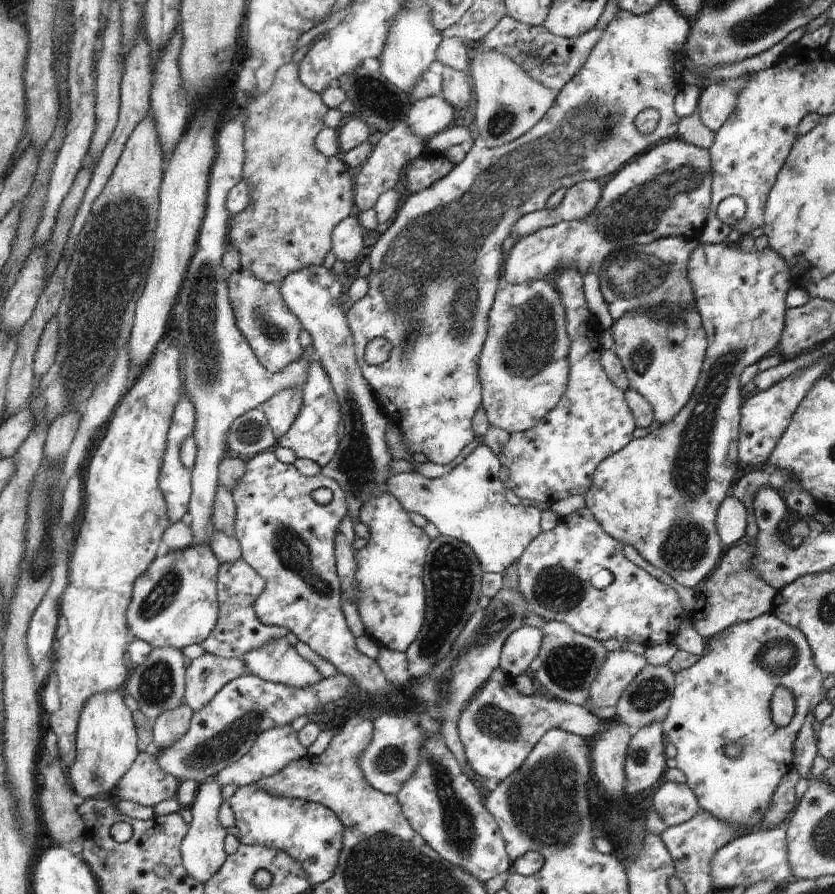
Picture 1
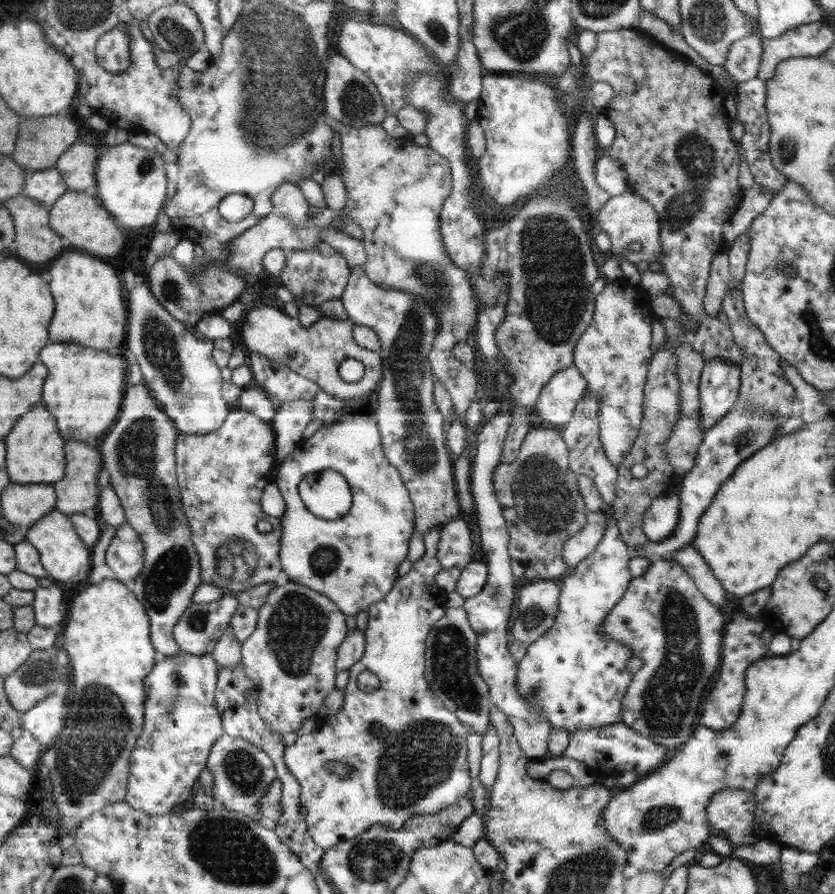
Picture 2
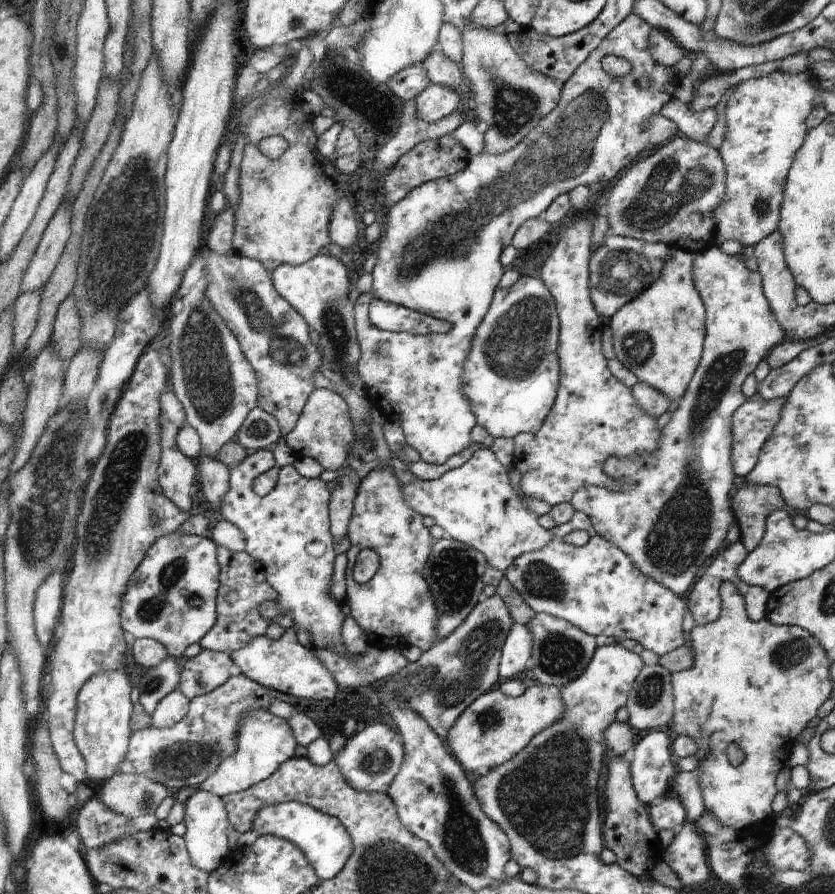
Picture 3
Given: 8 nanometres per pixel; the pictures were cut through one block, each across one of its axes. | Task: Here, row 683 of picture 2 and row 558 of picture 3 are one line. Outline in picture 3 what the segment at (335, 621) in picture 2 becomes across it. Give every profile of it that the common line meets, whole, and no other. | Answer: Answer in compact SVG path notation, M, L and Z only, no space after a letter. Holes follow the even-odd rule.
M271 449L247 454L240 464L229 469L230 488L224 500L220 500L222 518L240 528L246 540L245 551L261 564L268 584L278 596L274 602L260 606L260 616L274 622L276 616L290 614L297 626L310 634L316 649L328 649L350 658L342 644L342 624L347 616L340 602L330 596L336 554L330 532L328 484L320 477L304 478L288 465L279 468L276 485L266 496L255 496L253 480L274 466L277 464Z

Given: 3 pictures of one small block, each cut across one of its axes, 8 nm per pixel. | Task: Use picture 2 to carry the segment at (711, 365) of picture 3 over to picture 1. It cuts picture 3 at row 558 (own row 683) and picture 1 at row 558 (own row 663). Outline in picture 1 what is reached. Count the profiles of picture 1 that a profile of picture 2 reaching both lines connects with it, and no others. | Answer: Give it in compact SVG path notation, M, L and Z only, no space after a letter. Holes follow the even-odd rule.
M726 242L717 244L700 243L690 256L687 274L688 279L692 282L692 289L695 293L695 310L701 317L702 327L705 331L708 344L703 361L702 373L700 374L698 384L696 384L696 389L692 392L692 396L690 396L690 400L688 400L684 409L672 421L656 428L654 432L650 432L650 434L644 436L644 438L633 438L633 440L627 446L624 446L624 448L618 453L606 458L598 468L596 468L596 471L592 476L592 485L583 495L583 498L585 501L585 507L588 507L593 512L597 522L606 533L611 537L618 538L622 544L627 543L628 545L633 546L644 561L665 571L676 580L676 582L679 582L688 588L695 588L714 571L714 568L716 568L722 557L723 544L719 540L719 535L715 528L715 519L717 518L717 511L722 502L726 497L730 496L732 483L734 483L734 478L736 478L737 475L739 423L741 420L742 395L744 394L740 385L739 377L744 371L744 368L751 366L776 352L775 347L778 345L781 333L784 331L785 313L787 310L787 307L785 306L785 297L792 286L792 276L791 269L788 267L787 262L784 261L784 258L779 256L770 246L762 251L756 251L754 249L752 252L746 254L744 250L741 250L739 243L729 244ZM678 506L684 508L684 514L682 516L677 516L676 508L678 508Z

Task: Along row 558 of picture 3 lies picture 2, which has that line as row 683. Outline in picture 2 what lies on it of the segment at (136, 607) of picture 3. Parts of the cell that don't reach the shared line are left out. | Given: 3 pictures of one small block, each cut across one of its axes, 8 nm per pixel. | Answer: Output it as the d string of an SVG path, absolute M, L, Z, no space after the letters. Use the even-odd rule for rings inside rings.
M182 653L174 658L165 657L164 660L156 662L152 671L144 677L145 724L129 758L130 772L124 797L124 801L132 808L146 814L163 815L171 813L178 804L182 806L193 796L200 772L207 767L214 741L225 734L215 701L218 673L218 664L214 662L211 654L192 656Z

